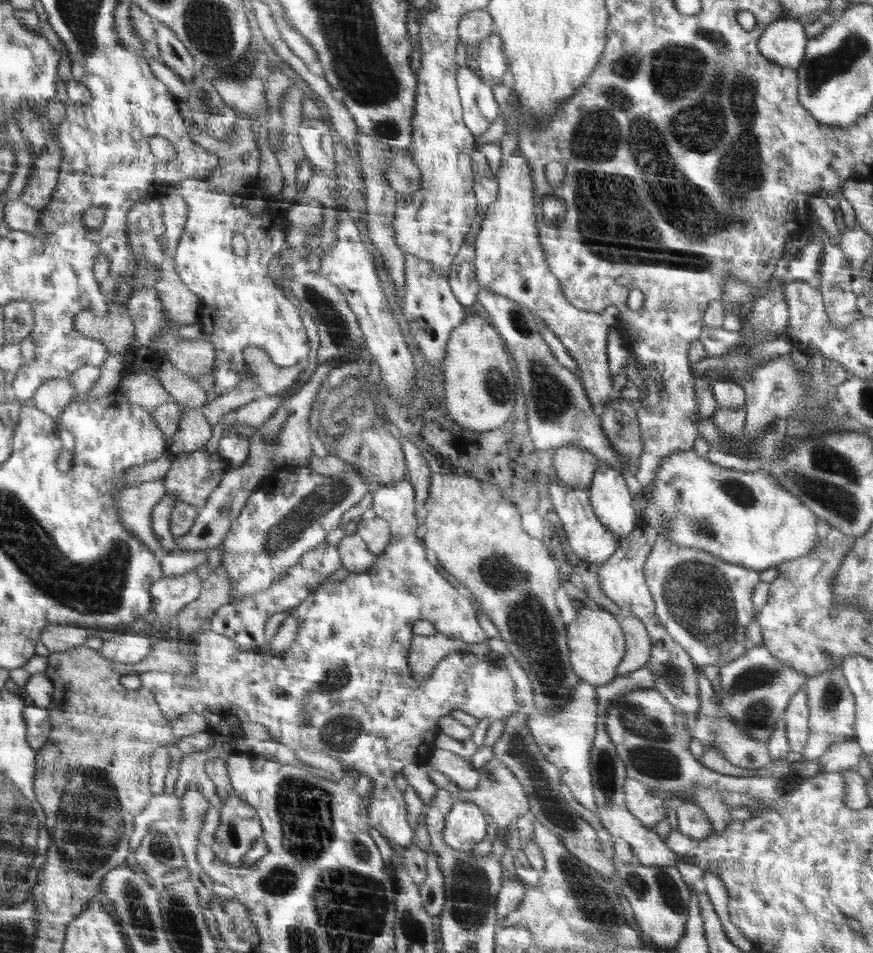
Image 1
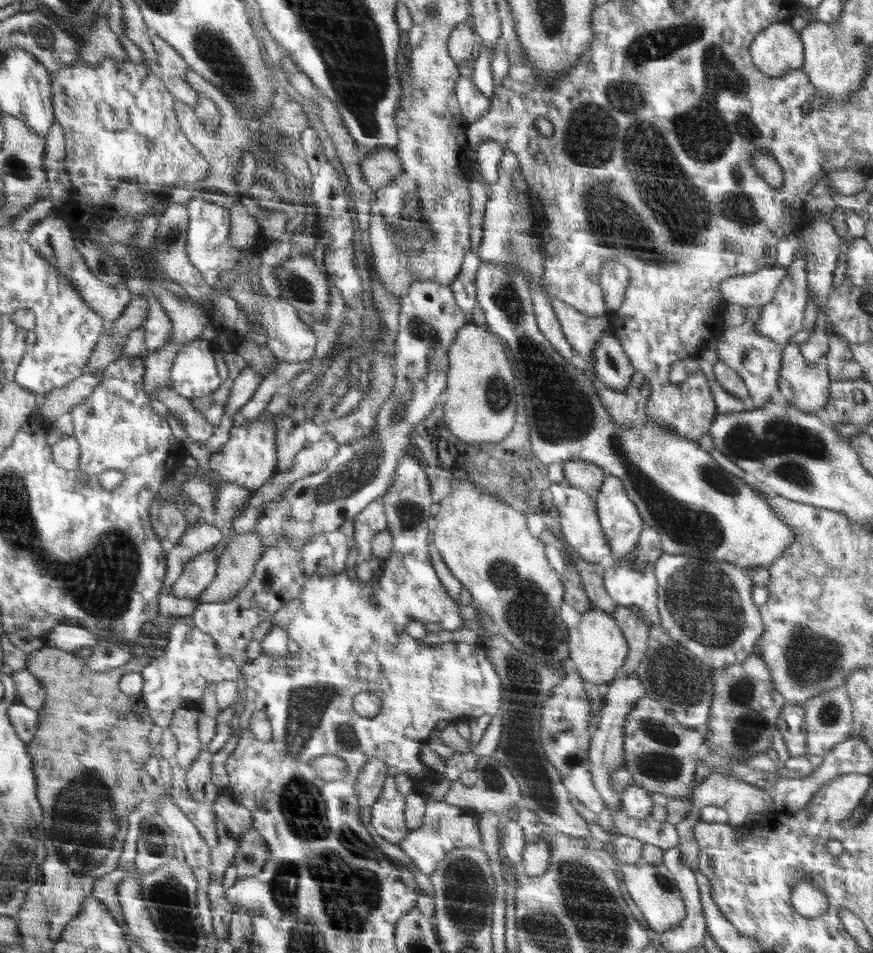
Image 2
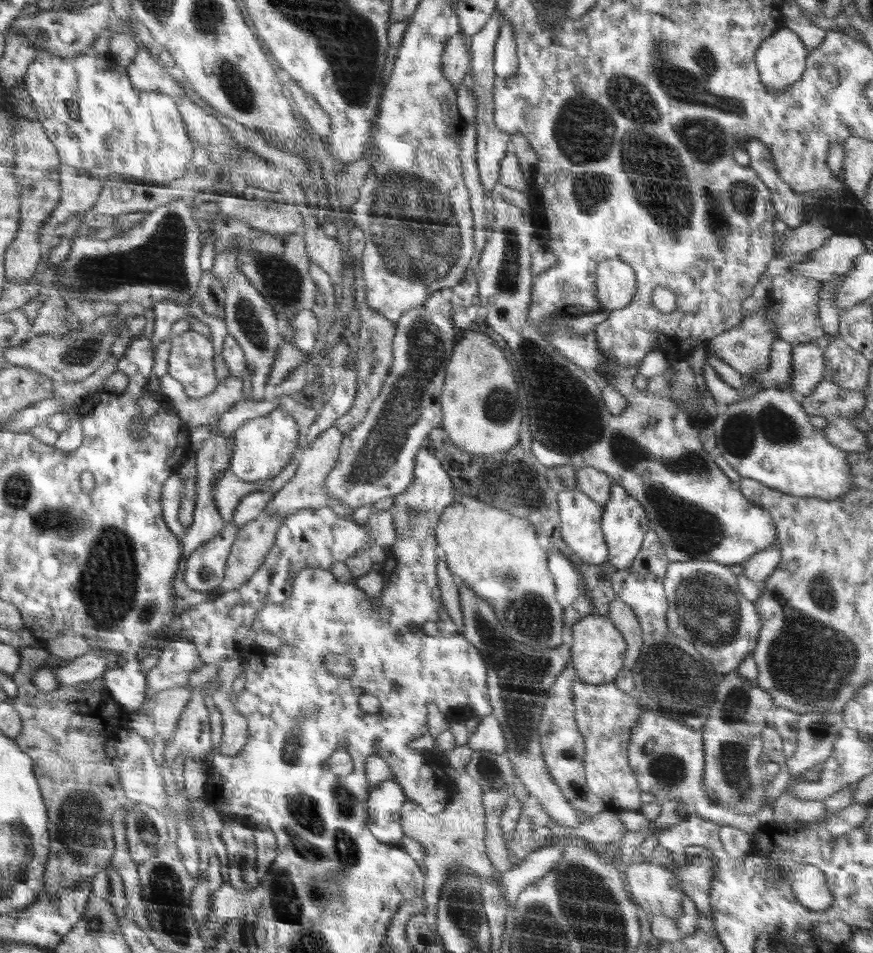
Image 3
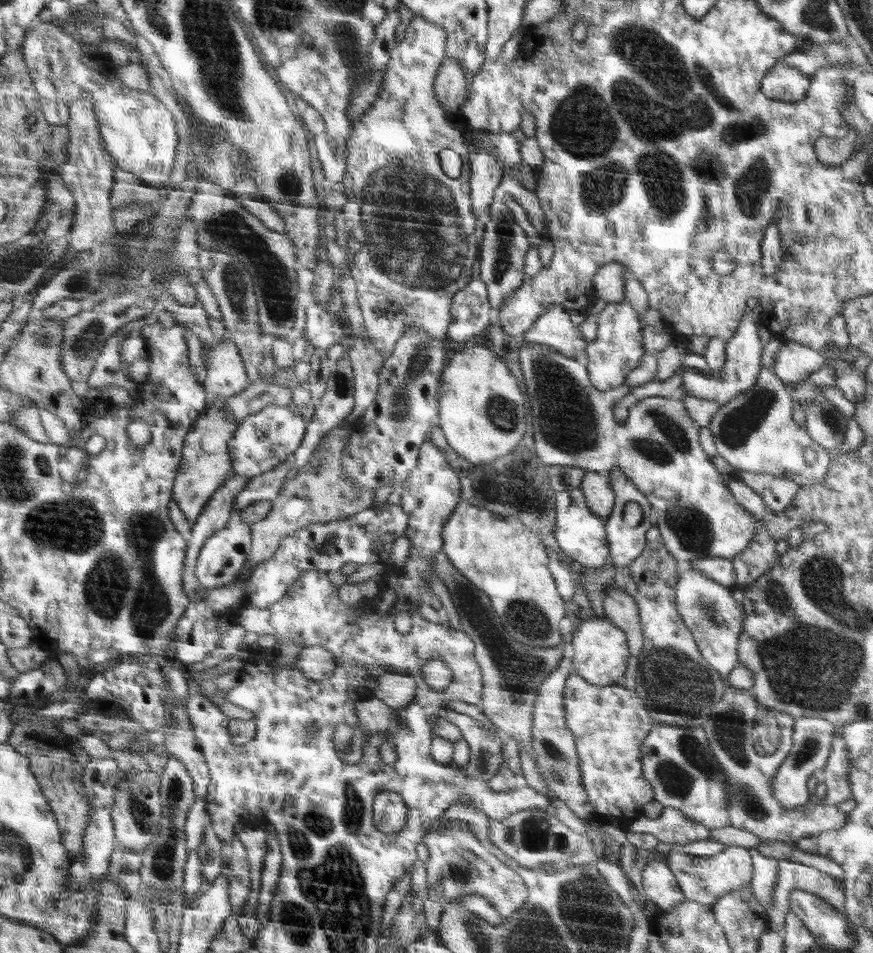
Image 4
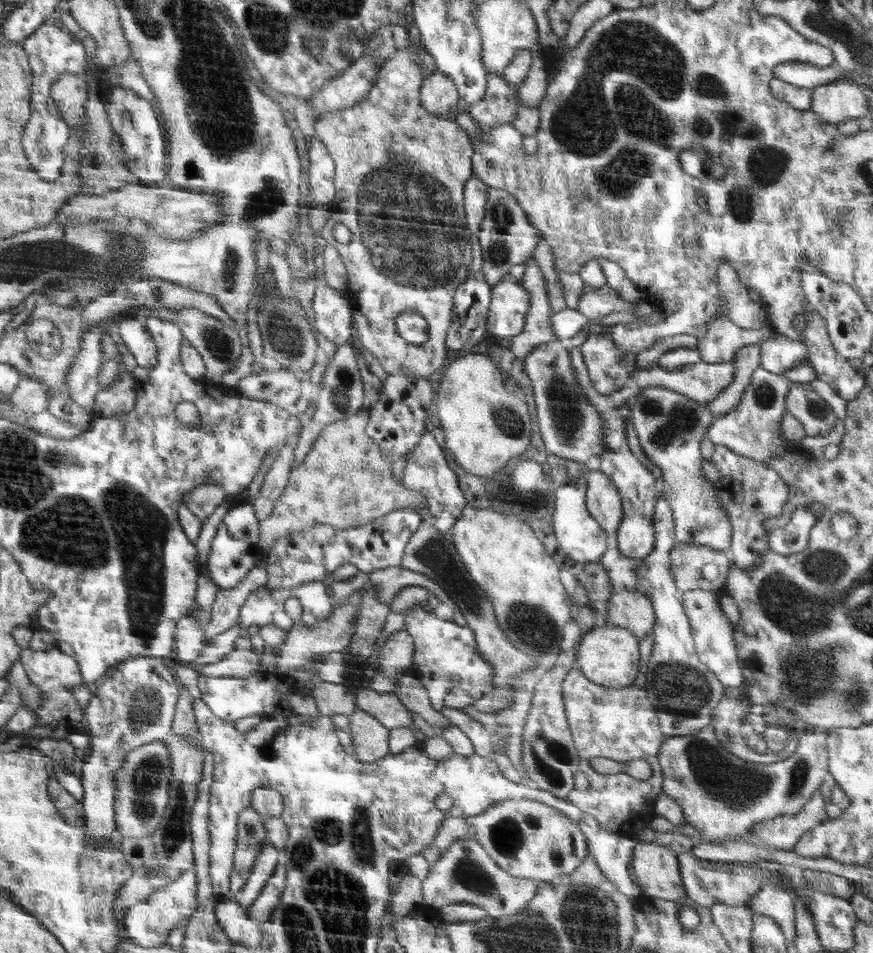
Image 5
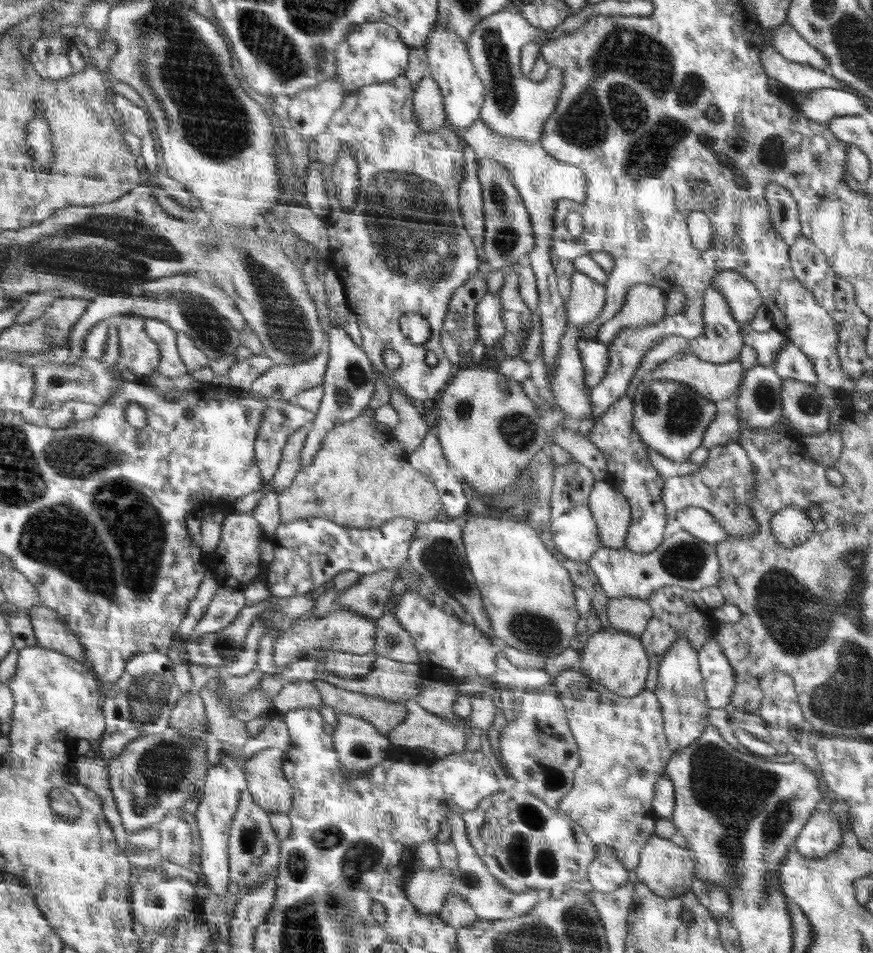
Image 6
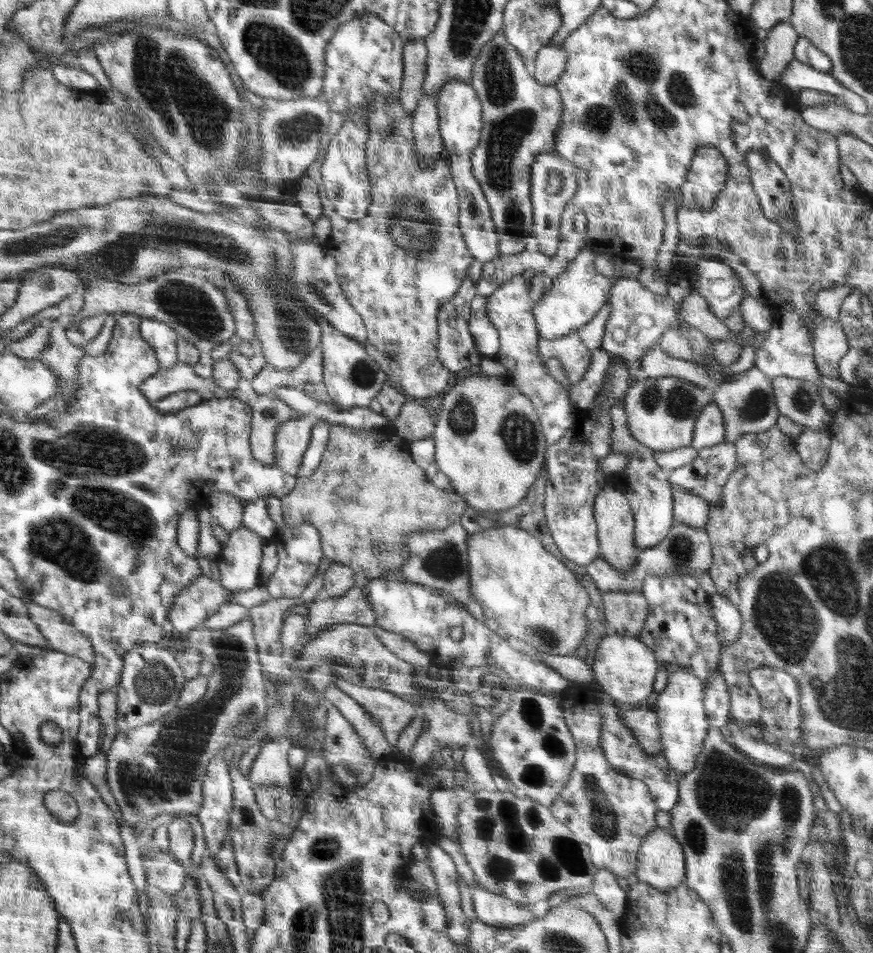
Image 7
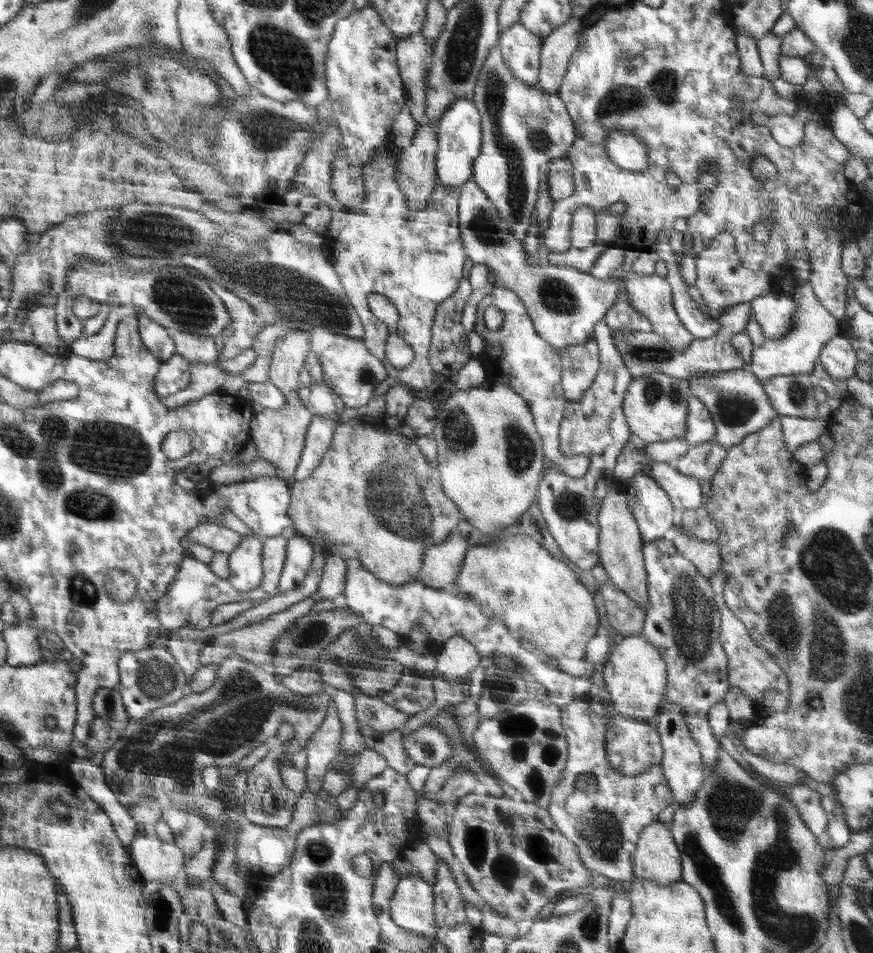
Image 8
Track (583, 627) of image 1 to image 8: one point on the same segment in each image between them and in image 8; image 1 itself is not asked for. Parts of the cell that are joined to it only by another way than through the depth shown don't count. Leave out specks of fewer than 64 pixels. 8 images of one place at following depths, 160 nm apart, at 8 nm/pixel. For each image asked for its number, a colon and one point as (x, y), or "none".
2: (598, 648)
3: (598, 648)
4: (601, 653)
5: (609, 656)
6: (617, 659)
7: (624, 667)
8: (635, 674)

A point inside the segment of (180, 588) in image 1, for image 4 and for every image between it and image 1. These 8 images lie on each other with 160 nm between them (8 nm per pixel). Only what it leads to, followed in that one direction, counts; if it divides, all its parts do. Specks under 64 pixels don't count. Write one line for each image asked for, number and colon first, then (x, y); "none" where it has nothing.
2: (198, 573)
3: (205, 567)
4: (220, 561)

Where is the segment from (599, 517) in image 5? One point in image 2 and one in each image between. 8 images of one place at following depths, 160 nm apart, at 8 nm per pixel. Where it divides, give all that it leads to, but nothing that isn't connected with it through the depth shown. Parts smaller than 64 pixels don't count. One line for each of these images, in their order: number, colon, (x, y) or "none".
2: (581, 474)
3: (596, 484)
4: (600, 497)

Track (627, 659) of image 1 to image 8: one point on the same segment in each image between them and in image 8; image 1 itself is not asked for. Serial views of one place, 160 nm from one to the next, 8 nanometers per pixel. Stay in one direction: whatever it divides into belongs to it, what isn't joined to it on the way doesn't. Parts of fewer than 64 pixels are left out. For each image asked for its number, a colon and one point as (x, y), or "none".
2: (636, 631)
3: (623, 617)
4: (620, 608)
5: (630, 609)
6: (630, 614)
7: (626, 611)
8: (626, 616)

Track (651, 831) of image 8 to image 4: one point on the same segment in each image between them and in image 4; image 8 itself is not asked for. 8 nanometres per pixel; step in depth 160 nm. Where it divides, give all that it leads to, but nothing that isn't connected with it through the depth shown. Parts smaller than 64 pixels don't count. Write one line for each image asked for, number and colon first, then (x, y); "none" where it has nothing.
4: (662, 889)
5: (656, 868)
6: (667, 870)
7: (660, 862)

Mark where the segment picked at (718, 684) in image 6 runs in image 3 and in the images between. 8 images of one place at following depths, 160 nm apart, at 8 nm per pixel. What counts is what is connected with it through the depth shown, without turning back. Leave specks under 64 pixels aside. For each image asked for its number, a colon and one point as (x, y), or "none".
3: (703, 597)
4: (713, 613)
5: (711, 620)

